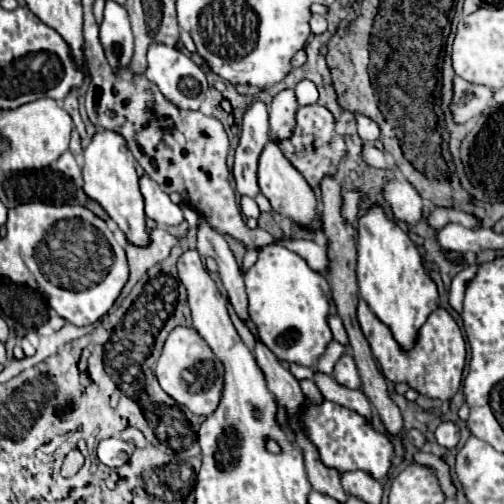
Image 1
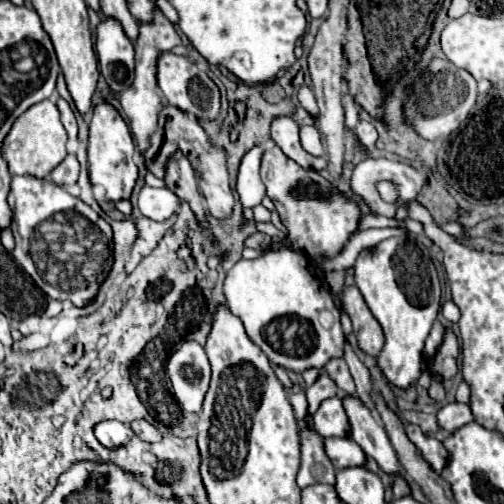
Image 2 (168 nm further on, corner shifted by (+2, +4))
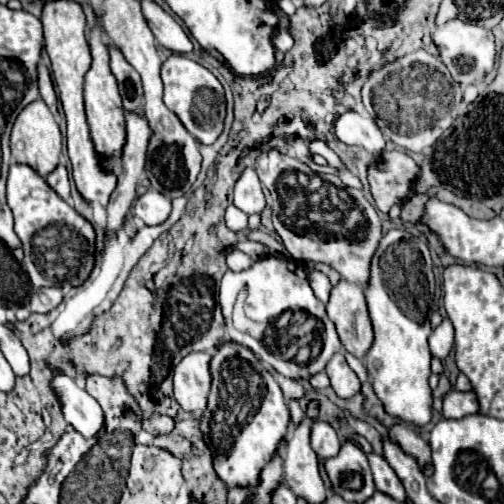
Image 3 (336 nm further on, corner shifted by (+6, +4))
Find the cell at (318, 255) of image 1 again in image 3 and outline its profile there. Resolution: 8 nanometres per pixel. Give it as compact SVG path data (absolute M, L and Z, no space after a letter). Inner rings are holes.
M345 353L345 358L348 360L350 368L358 374L358 378L360 378L362 382L366 382L366 380L368 380L368 372L366 372L364 362L362 362L362 360L358 360L358 358L354 358L354 356L350 356L349 353Z

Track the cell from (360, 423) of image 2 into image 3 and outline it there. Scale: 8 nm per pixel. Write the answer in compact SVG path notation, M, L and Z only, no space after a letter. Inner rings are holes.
M372 452L372 454L368 454L368 460L370 460L372 474L374 474L376 490L382 494L388 494L390 498L394 498L398 502L406 502L406 492L402 488L402 482L398 480L398 476L390 468L390 464L386 464L386 458Z

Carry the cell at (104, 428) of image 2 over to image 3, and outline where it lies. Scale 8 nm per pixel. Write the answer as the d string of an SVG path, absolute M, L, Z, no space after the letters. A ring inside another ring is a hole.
M52 368L52 372L54 376L50 378L50 386L58 398L66 422L88 438L96 436L98 430L104 426L104 414L100 404L60 368Z

